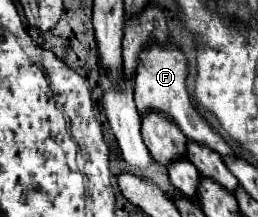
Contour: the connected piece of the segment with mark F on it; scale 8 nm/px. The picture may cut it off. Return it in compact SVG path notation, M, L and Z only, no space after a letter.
M152 43L150 49L144 49L144 53L140 53L140 67L138 67L138 77L134 85L134 101L140 115L152 113L152 111L164 113L164 117L168 117L172 123L180 127L186 139L192 139L198 145L204 145L220 153L222 159L234 157L230 145L194 109L190 95L186 91L186 59L172 43L166 43L166 45Z

